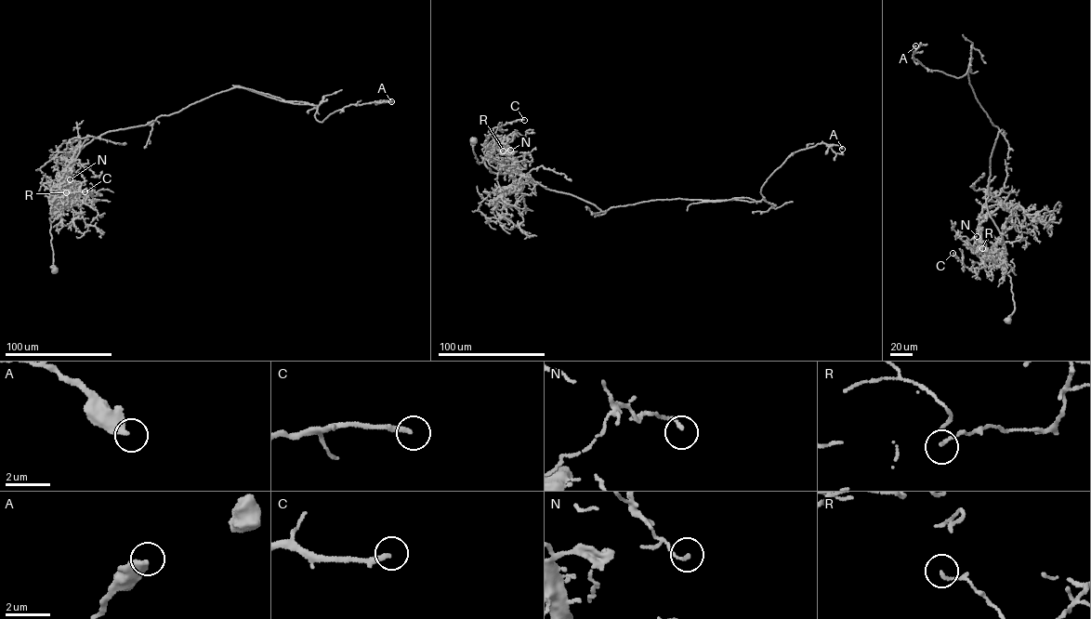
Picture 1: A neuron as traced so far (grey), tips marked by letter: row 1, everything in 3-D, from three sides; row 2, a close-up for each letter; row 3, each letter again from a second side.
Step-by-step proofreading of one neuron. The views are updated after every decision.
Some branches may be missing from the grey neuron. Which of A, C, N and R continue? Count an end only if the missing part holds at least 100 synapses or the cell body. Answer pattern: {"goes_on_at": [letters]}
{"goes_on_at": []}

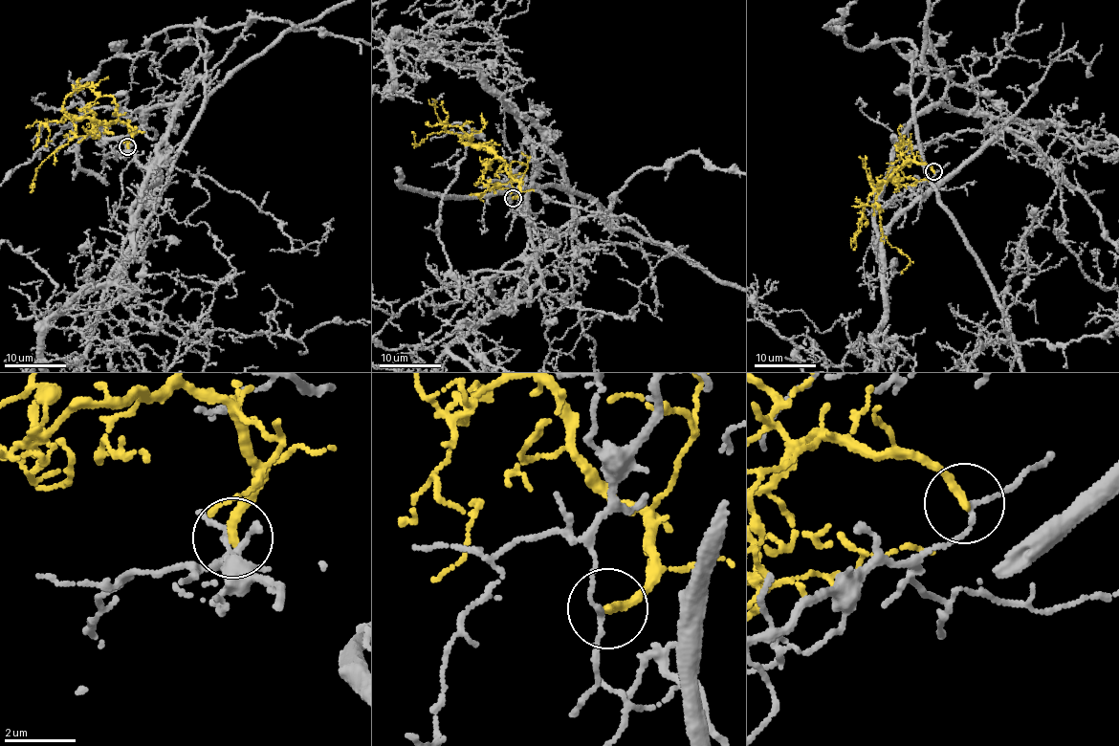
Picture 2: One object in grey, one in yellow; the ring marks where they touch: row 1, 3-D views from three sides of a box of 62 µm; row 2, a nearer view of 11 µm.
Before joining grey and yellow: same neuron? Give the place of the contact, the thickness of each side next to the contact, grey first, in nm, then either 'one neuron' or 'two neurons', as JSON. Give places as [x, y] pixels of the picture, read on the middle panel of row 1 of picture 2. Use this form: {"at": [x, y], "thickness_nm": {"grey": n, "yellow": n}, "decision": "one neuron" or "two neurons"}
{"at": [513, 198], "thickness_nm": {"grey": 110, "yellow": 260}, "decision": "two neurons"}

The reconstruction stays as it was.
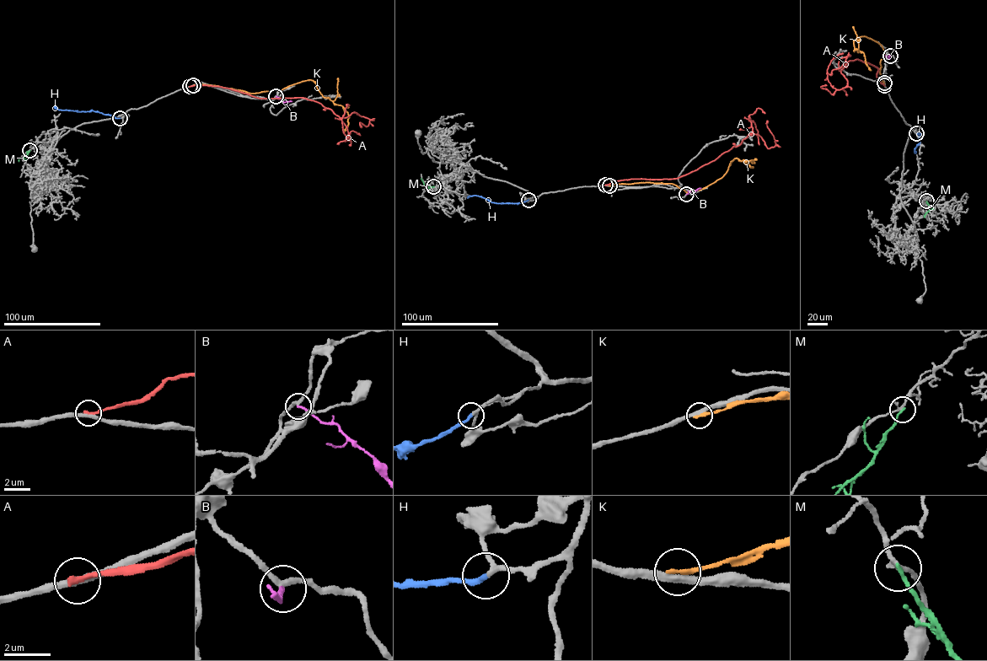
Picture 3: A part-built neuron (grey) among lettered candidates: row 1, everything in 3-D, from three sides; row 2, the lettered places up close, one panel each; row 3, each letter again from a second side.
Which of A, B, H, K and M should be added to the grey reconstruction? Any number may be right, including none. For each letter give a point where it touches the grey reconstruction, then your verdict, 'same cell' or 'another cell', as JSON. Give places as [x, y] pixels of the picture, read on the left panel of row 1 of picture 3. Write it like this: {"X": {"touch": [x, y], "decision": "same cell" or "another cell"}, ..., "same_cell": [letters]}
{"A": {"touch": [190, 86], "decision": "another cell"}, "B": {"touch": [276, 96], "decision": "another cell"}, "H": {"touch": [120, 118], "decision": "same cell"}, "K": {"touch": [193, 85], "decision": "another cell"}, "M": {"touch": [29, 150], "decision": "another cell"}, "same_cell": ["H"]}

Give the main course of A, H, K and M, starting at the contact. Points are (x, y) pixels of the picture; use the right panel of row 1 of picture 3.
A: (884, 85), (877, 67), (857, 59), (841, 71), (847, 85), (831, 86), (828, 66), (843, 53)
H: (916, 133), (919, 135), (919, 142), (914, 149), (916, 152)
K: (884, 83), (879, 72), (885, 51), (877, 41), (861, 36), (855, 40), (854, 51), (863, 52), (871, 70)
M: (926, 201), (930, 209), (924, 217)

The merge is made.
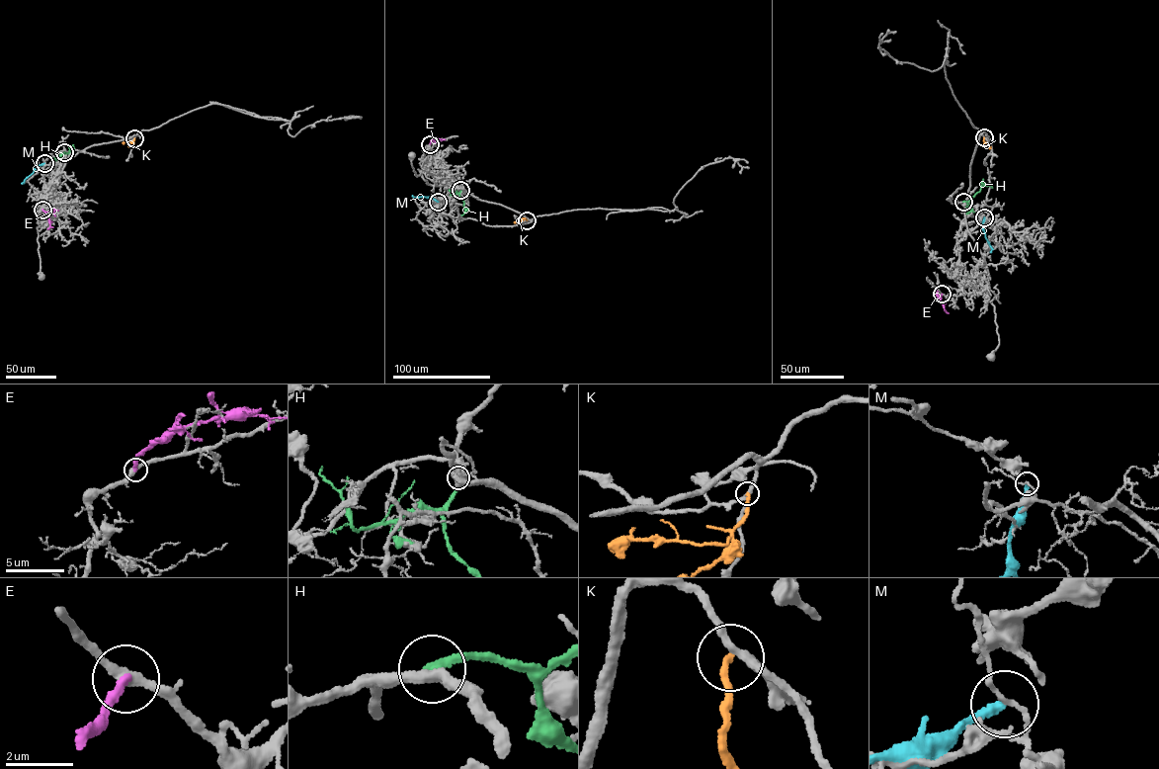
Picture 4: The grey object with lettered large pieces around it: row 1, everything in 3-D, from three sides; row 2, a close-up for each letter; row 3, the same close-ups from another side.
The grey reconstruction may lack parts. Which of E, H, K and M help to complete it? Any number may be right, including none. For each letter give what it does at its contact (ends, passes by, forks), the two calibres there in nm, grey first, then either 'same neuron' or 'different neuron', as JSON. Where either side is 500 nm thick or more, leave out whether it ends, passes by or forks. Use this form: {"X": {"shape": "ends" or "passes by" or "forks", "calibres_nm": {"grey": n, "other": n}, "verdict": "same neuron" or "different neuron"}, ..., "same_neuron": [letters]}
{"E": {"shape": "ends", "calibres_nm": {"grey": 280, "other": 260}, "verdict": "different neuron"}, "H": {"shape": "ends", "calibres_nm": {"grey": 360, "other": 220}, "verdict": "different neuron"}, "K": {"shape": "ends", "calibres_nm": {"grey": 240, "other": 200}, "verdict": "different neuron"}, "M": {"shape": "ends", "calibres_nm": {"grey": 120, "other": 240}, "verdict": "different neuron"}, "same_neuron": []}

